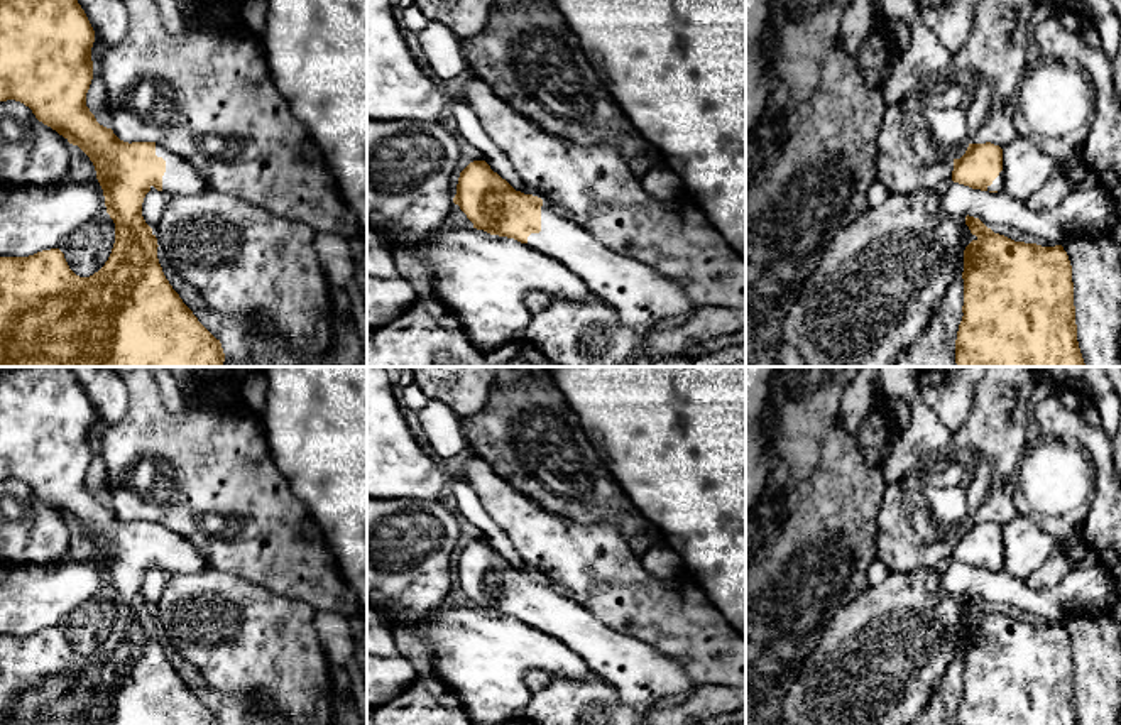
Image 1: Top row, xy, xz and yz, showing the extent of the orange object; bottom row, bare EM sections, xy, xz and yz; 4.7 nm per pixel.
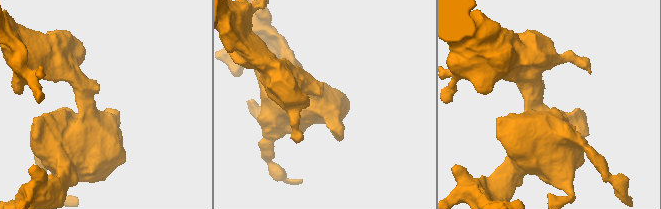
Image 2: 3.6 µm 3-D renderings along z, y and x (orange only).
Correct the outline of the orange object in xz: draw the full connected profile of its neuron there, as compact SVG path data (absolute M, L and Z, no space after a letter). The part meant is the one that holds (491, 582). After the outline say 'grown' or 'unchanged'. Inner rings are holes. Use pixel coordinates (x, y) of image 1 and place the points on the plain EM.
M473 539L460 551L453 581L467 593L473 607L514 617L560 639L595 674L607 679L629 706L654 706L658 700L693 690L685 668L676 659L658 652L632 635L624 635L607 627L582 605L563 595L553 583L538 575L516 570L485 539Z; grown

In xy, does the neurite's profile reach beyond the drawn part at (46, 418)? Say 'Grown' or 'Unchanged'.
Grown

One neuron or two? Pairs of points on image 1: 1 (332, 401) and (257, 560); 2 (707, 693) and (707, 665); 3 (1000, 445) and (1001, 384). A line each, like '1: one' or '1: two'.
1: two
2: two
3: one

